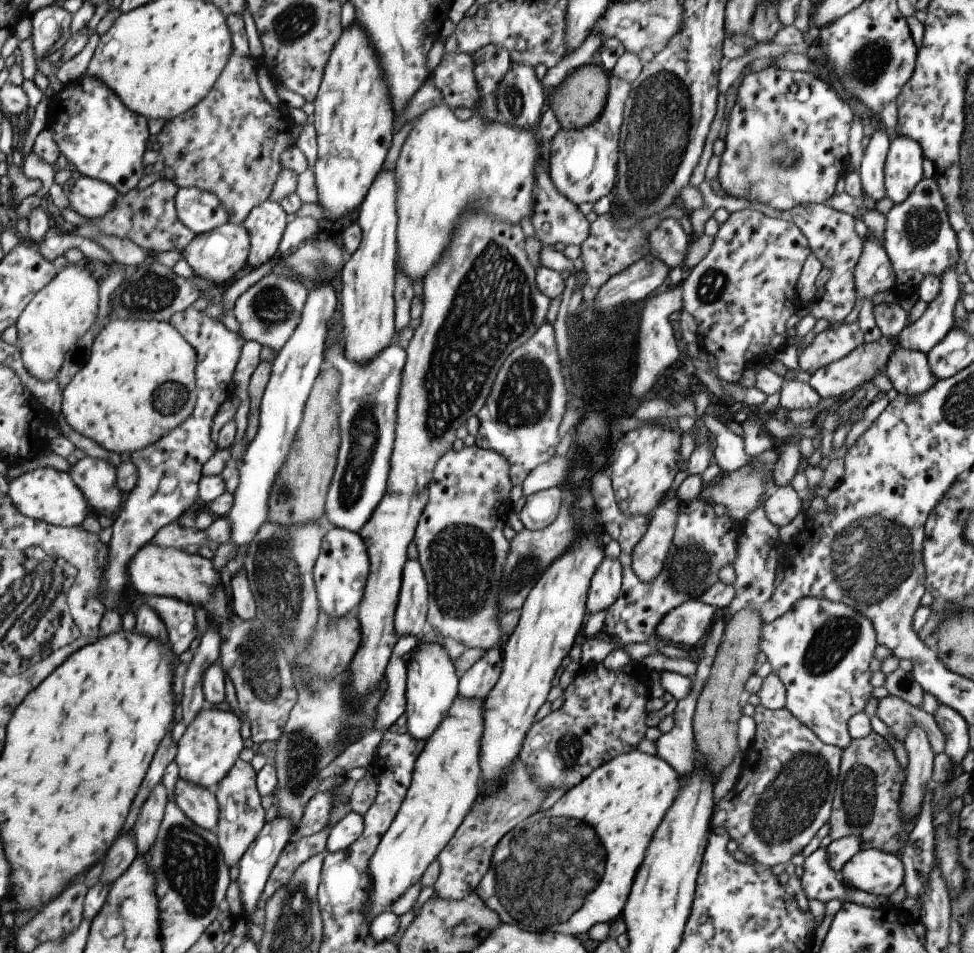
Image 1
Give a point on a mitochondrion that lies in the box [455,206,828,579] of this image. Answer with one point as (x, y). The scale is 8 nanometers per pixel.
(523, 397)

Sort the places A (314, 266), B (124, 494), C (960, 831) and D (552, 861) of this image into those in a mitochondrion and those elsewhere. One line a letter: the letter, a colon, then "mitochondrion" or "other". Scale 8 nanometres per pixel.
A: mitochondrion
B: other
C: other
D: mitochondrion

